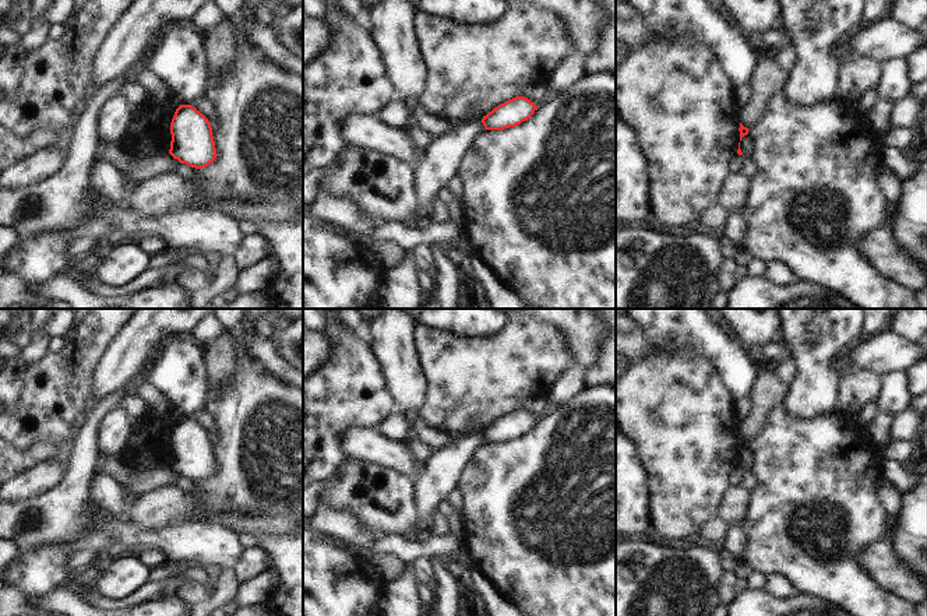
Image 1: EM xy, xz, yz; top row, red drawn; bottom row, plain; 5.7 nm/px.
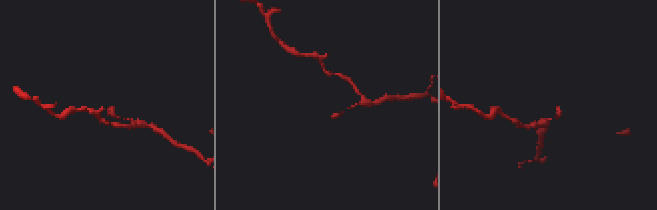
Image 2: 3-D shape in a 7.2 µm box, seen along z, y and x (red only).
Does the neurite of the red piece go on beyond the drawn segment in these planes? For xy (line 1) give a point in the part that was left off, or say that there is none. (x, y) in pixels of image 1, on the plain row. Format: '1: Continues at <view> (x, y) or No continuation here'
1: No continuation here

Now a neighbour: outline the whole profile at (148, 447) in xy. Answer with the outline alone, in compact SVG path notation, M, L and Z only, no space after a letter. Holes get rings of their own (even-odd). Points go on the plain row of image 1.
M149 408L142 416L131 418L130 439L120 458L137 472L169 465L175 425L176 420L158 415Z

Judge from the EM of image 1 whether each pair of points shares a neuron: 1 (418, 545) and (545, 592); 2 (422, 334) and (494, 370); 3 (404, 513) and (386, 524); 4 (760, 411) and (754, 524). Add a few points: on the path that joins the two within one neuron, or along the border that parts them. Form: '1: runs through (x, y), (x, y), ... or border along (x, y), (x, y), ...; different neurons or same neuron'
1: border along (461, 541), (464, 546); different neurons
2: runs through (440, 352), (458, 370), (476, 370); same neuron
3: runs through (399, 513), (390, 520); same neuron
4: border along (776, 402), (765, 418), (762, 428), (750, 442); different neurons

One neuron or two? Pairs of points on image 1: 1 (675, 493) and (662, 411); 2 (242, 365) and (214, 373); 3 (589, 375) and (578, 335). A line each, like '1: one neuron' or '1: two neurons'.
1: one neuron
2: two neurons
3: two neurons

